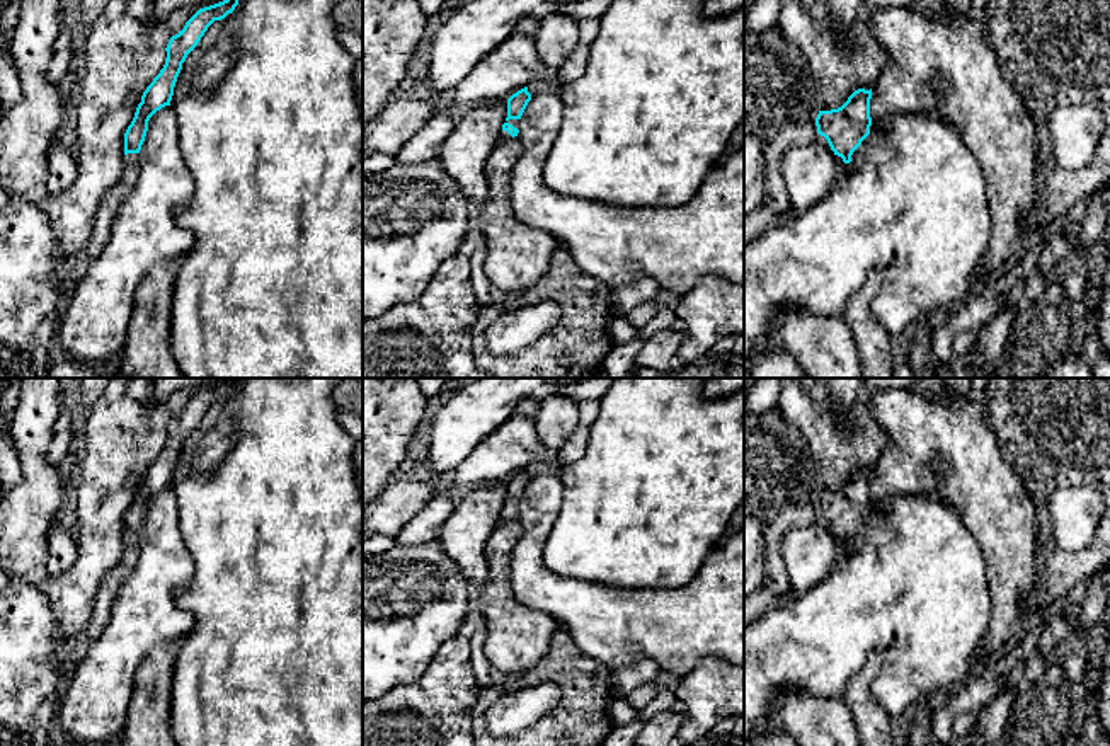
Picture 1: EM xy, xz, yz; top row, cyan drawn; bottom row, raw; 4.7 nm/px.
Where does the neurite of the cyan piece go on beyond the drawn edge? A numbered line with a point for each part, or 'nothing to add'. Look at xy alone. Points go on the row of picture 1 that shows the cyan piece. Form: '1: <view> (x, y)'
1: xy (113, 200)

